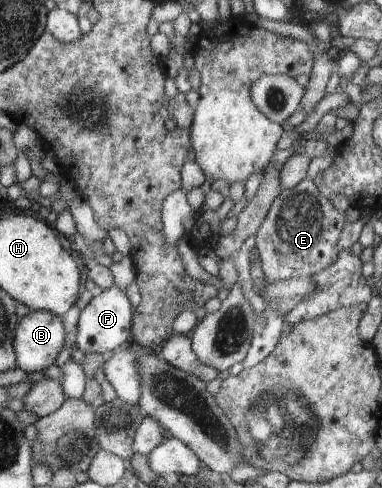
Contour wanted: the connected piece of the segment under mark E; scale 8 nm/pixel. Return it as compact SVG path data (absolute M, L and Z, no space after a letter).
M310 179L282 190L255 234L265 280L288 281L312 276L334 265L339 257L338 239L345 223L344 213L336 209Z

